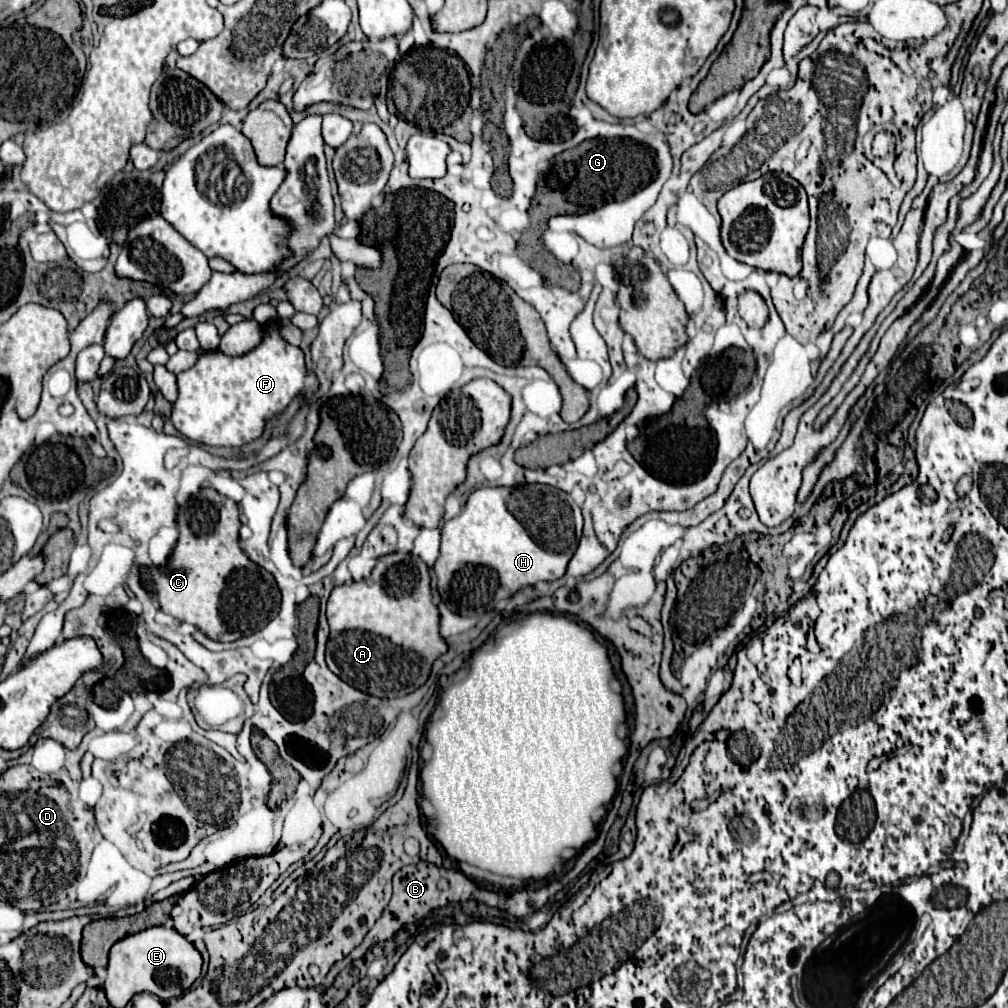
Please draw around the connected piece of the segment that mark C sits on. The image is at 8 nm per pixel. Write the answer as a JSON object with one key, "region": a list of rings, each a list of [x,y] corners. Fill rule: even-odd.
{"region":[[[203,488],[185,506],[177,510],[179,538],[167,564],[163,568],[159,566],[139,568],[141,586],[151,596],[157,598],[165,614],[171,614],[181,622],[189,622],[197,626],[207,638],[219,642],[233,642],[265,628],[277,616],[281,606],[281,594],[275,578],[265,568],[251,562],[245,556],[245,552],[239,548],[239,526],[241,522],[239,522],[237,502],[221,496],[211,488]]]}

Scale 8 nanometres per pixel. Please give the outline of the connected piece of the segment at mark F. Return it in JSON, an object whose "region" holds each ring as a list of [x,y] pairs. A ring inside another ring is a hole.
{"region":[[[275,322],[269,324],[265,340],[253,352],[237,358],[225,356],[223,352],[205,352],[193,368],[177,374],[177,382],[179,398],[173,406],[171,422],[185,438],[207,446],[241,446],[259,438],[267,418],[273,418],[283,412],[295,396],[303,394],[303,398],[309,400],[309,396],[317,390],[315,374],[305,370],[303,352],[281,338],[279,326]]]}

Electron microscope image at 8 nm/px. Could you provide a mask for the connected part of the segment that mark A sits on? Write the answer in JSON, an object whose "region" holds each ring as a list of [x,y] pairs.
{"region":[[[393,552],[393,554],[387,554],[387,556],[381,556],[371,572],[371,576],[367,580],[361,580],[361,582],[353,582],[353,584],[343,584],[343,586],[337,586],[333,588],[331,596],[329,596],[329,602],[327,602],[327,622],[329,622],[329,640],[327,640],[327,666],[333,674],[337,674],[343,682],[347,682],[349,686],[365,692],[365,694],[371,694],[371,696],[377,696],[377,698],[397,698],[397,696],[405,696],[405,694],[411,694],[415,692],[419,686],[425,684],[425,680],[429,678],[429,672],[431,672],[431,664],[435,662],[437,656],[445,654],[447,652],[447,644],[445,640],[441,638],[439,634],[439,610],[437,606],[431,602],[431,578],[429,578],[429,570],[427,570],[427,564],[415,556],[415,554],[407,554],[407,552]]]}

